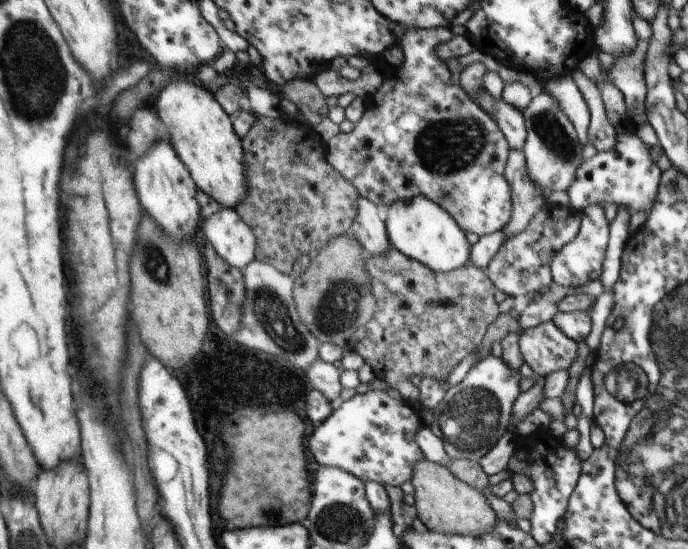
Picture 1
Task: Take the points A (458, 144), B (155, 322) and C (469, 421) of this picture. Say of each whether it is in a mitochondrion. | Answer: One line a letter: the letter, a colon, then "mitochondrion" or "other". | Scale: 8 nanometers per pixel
A: mitochondrion
B: other
C: mitochondrion

